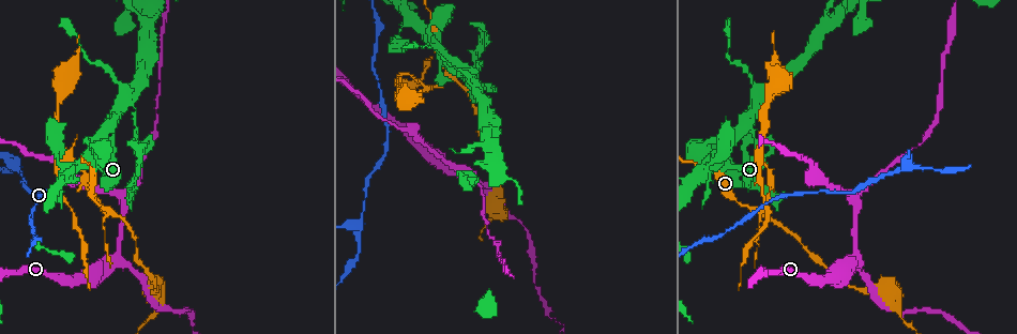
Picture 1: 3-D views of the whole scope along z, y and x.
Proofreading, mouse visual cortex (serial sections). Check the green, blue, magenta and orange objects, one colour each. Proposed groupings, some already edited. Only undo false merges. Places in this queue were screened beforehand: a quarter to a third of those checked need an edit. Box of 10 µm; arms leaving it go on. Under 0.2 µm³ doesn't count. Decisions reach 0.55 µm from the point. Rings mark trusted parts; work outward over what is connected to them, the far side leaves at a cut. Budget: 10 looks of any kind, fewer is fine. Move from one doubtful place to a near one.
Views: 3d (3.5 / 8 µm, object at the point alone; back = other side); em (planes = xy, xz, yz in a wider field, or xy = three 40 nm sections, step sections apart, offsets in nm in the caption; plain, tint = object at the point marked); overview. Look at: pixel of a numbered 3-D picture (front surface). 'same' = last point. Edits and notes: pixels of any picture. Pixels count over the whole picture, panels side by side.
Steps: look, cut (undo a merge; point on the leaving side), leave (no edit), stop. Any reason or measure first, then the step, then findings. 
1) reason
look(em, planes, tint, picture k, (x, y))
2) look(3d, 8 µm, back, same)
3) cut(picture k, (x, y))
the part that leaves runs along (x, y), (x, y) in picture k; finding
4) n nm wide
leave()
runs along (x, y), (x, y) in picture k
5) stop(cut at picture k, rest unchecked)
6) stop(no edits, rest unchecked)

look(3d, 3.5 µm, picture 1, (444, 72))

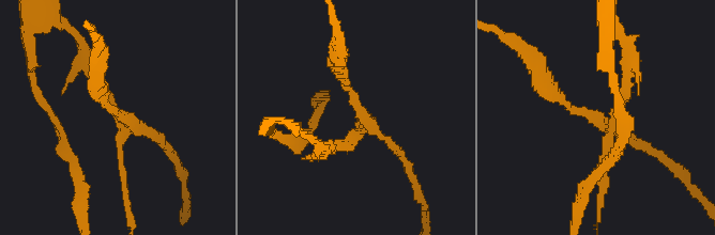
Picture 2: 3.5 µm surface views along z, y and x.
look(em, xy, step 1, tint, picture 2, (127, 117))

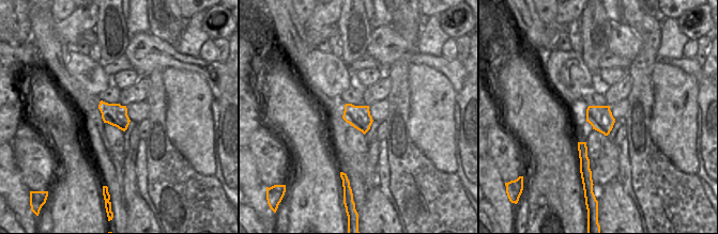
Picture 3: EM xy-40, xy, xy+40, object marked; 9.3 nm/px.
cut(picture 2, (622, 95))
the part that leaves runs along (611, 122), (630, 66), (622, 33) in picture 2; a second cell is stuck on

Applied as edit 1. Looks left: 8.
look(overview)

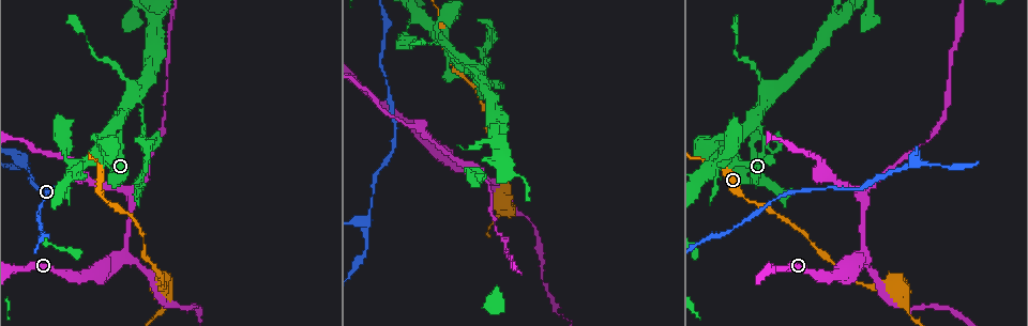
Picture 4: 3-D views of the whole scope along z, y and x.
two arms in line, one across
look(3d, 3.5 µm, picture 4, (140, 108))

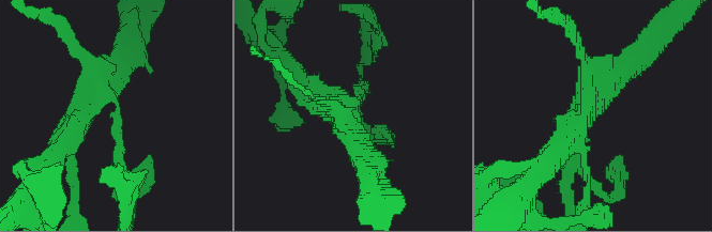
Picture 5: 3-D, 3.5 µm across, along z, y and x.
now the EM
look(em, xy, step 2, tint, picture 5, (117, 111))

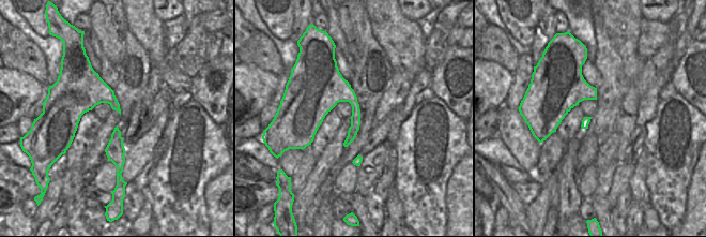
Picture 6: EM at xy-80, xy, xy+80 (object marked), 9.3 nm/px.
160 nm wide
cut(picture 5, (570, 171))
the part that leaves runs along (119, 138), (122, 213) in picture 5; a second cell is stuck on

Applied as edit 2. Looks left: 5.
look(3d, 3.5 µm, picture 4, (914, 162))

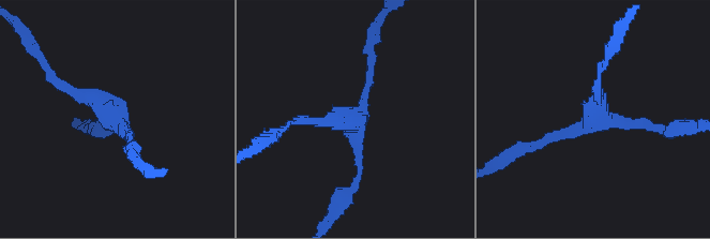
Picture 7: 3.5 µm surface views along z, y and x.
shape alone is not enough
look(em, xy, step 5, tint, picture 7, (356, 119))

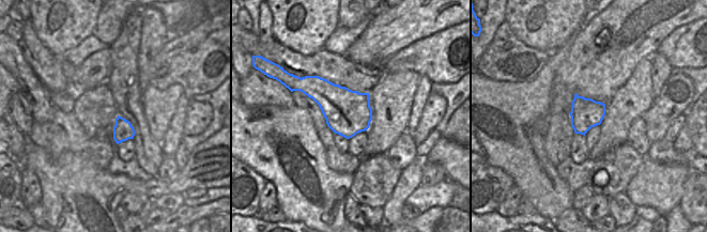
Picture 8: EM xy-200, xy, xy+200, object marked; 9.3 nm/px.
leave()
runs along (534, 147), (594, 117), (666, 131) in picture 7; continuous, no second cell

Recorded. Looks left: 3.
three arms meet
look(3d, 3.5 µm, picture 4, (121, 259))

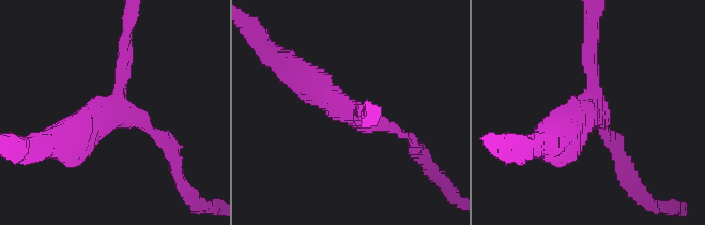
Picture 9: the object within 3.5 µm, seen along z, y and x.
need the tissue
look(em, xy, step 1, tint, picture 9, (351, 112))

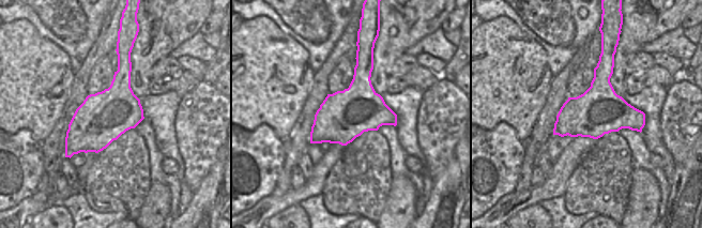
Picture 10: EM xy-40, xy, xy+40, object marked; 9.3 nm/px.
cut it another way
look(em, planes, tint, same)

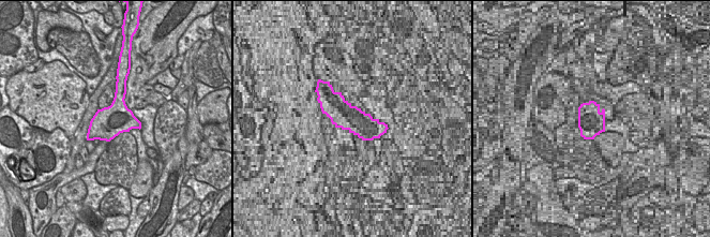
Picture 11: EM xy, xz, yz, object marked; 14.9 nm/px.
arms of 150, 200, 500 nm
leave()
runs along (57, 139), (120, 100), (126, 41) in picture 9; all the same cell

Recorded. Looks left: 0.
stop(cut at picture 2, cut at picture 5, rest unchecked)

